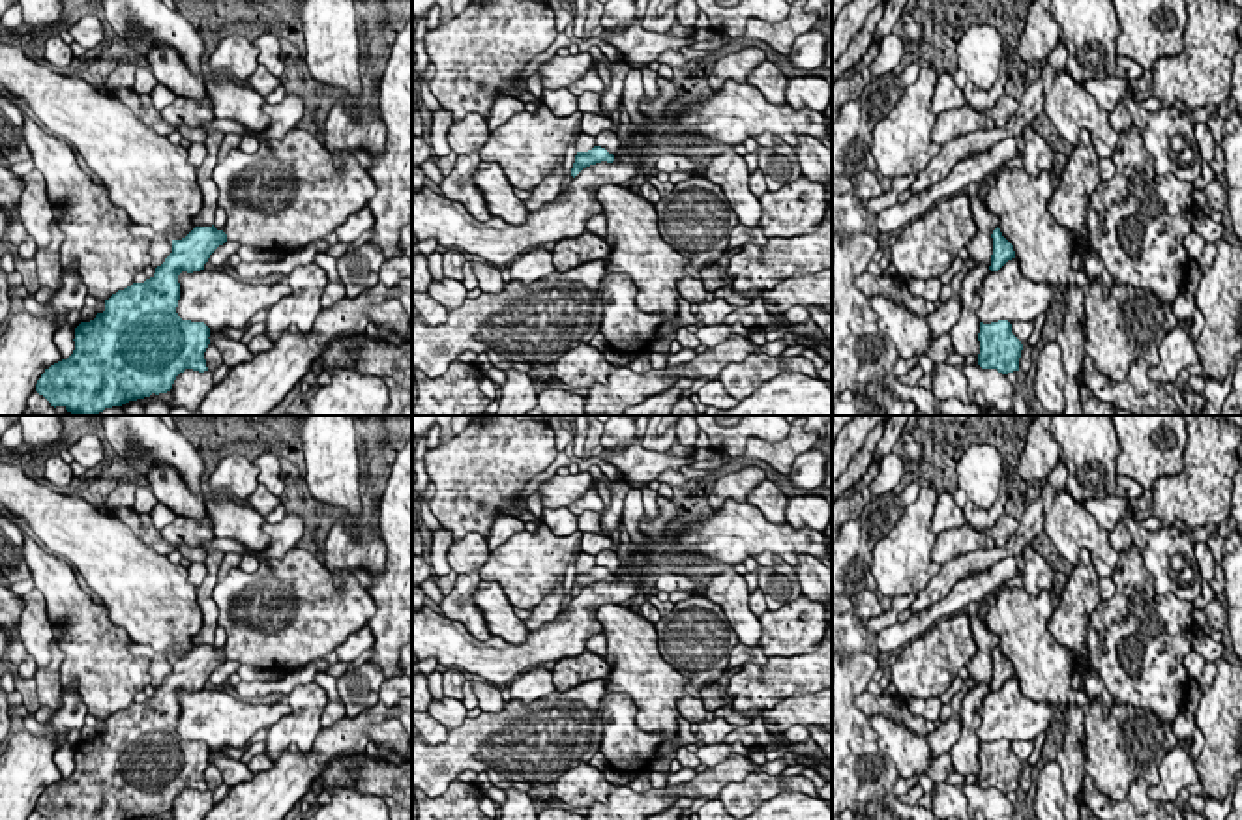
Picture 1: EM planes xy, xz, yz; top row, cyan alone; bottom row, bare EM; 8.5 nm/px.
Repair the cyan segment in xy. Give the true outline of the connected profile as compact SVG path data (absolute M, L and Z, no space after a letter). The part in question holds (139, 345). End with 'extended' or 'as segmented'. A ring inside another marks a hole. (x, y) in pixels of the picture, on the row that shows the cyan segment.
M214 225L172 240L172 253L150 279L118 290L103 313L75 328L73 354L45 369L36 391L73 416L97 416L170 391L185 369L208 371L210 328L178 316L178 275L204 270L225 242Z; as segmented

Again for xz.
M594 146L588 152L577 152L575 163L573 163L573 168L571 168L571 176L575 178L583 168L596 165L596 163L601 163L601 161L613 163L614 155L609 154L601 146Z; as segmented

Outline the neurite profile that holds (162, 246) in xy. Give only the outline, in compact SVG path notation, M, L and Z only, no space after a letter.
M155 234L150 245L150 256L154 268L161 266L165 258L172 253L172 242L167 234Z

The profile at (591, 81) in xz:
M592 67L592 69L588 69L588 73L584 77L581 77L573 84L569 84L568 90L579 97L583 92L598 92L599 94L605 90L605 84L598 73L598 67Z

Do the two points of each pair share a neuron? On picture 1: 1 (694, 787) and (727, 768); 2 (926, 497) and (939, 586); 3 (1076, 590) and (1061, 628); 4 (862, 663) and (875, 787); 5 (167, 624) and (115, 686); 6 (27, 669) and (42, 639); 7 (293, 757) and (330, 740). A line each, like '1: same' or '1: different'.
1: same
2: different
3: same
4: same
5: different
6: different
7: same

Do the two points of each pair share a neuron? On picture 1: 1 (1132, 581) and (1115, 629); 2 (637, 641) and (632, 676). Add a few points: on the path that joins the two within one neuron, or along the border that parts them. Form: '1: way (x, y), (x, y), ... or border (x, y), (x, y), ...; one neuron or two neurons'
1: way (1126, 592), (1124, 607), (1113, 618); one neuron
2: way (635, 650), (635, 667); one neuron

